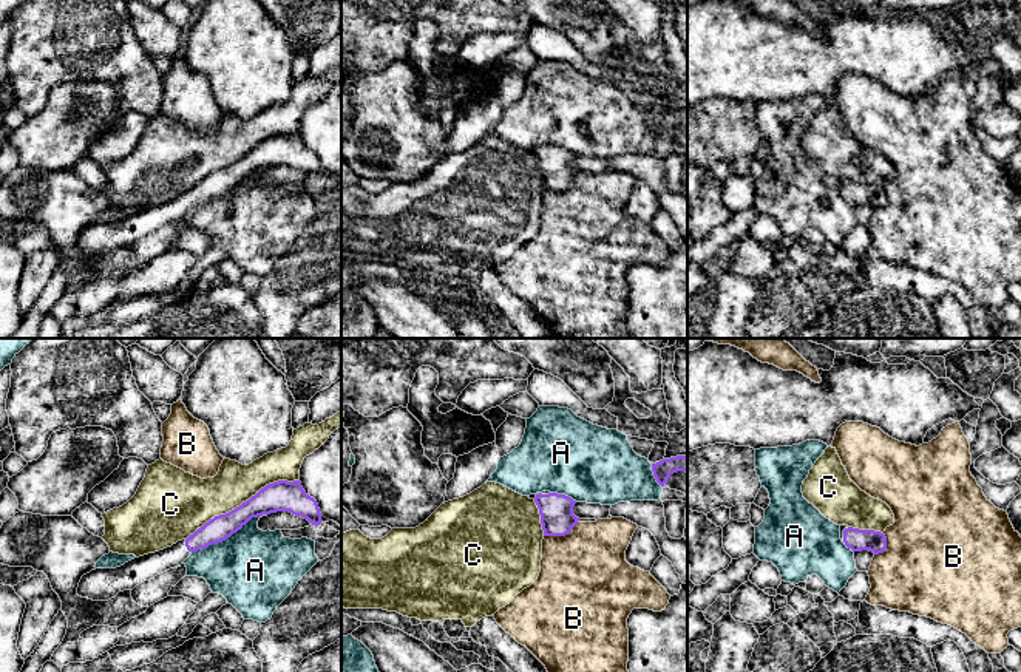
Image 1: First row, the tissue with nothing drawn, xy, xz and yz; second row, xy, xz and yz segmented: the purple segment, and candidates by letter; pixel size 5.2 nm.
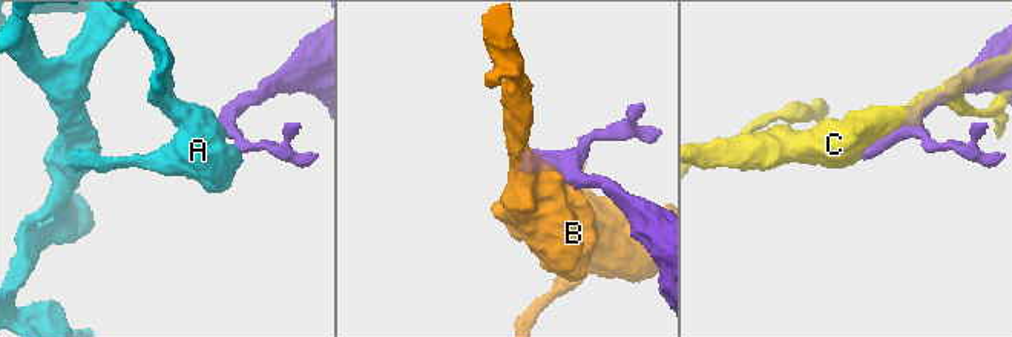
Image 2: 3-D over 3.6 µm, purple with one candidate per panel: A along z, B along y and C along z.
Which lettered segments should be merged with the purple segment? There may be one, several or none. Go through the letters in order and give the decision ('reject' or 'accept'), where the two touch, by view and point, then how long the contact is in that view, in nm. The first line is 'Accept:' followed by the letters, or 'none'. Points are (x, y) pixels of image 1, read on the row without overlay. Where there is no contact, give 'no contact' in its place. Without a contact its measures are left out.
Accept: none
A: reject; meets purple in xy at (229, 190); contact 440 nm long
B: reject; meets purple in xz at (561, 189); contact 200 nm long
C: reject; meets purple in xy at (243, 156); contact 650 nm long

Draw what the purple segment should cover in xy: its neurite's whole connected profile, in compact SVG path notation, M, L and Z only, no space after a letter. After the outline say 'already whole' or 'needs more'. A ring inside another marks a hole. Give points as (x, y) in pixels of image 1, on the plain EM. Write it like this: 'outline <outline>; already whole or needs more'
outline M278 134L261 142L235 164L215 170L171 201L134 212L116 222L91 224L82 230L77 249L93 255L108 255L119 246L133 244L141 236L181 219L193 205L226 195L252 171L276 165L301 170L315 181L321 178L318 158L303 144L301 136Z; needs more

